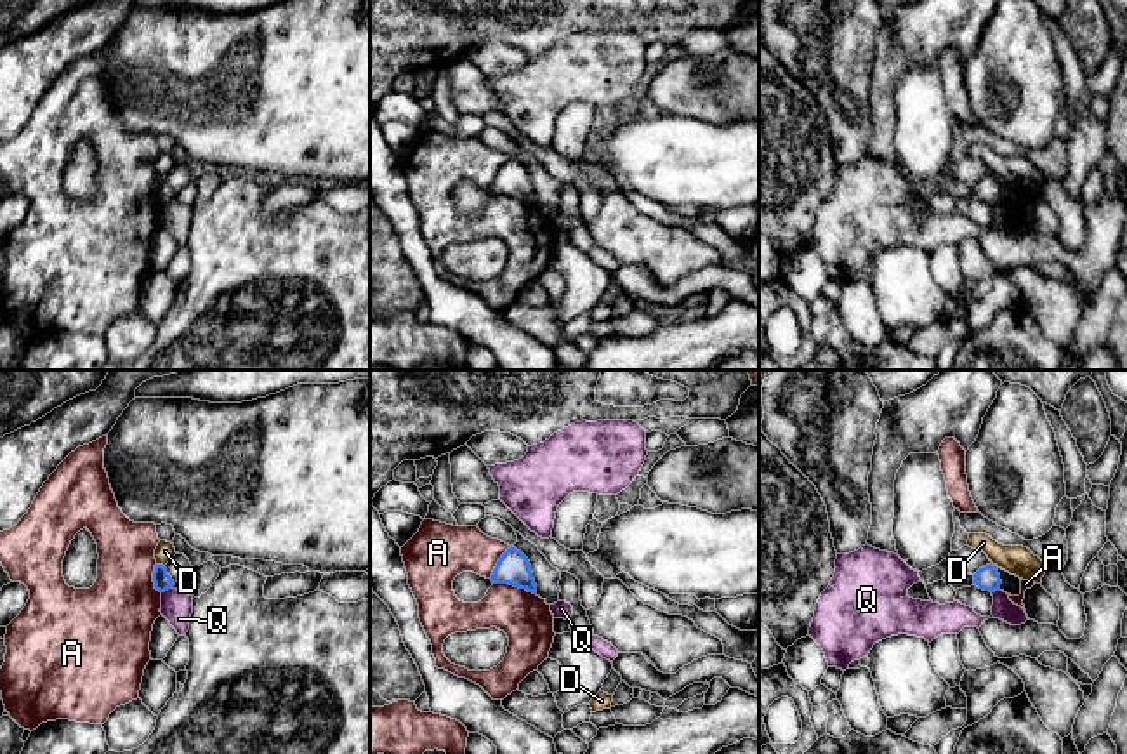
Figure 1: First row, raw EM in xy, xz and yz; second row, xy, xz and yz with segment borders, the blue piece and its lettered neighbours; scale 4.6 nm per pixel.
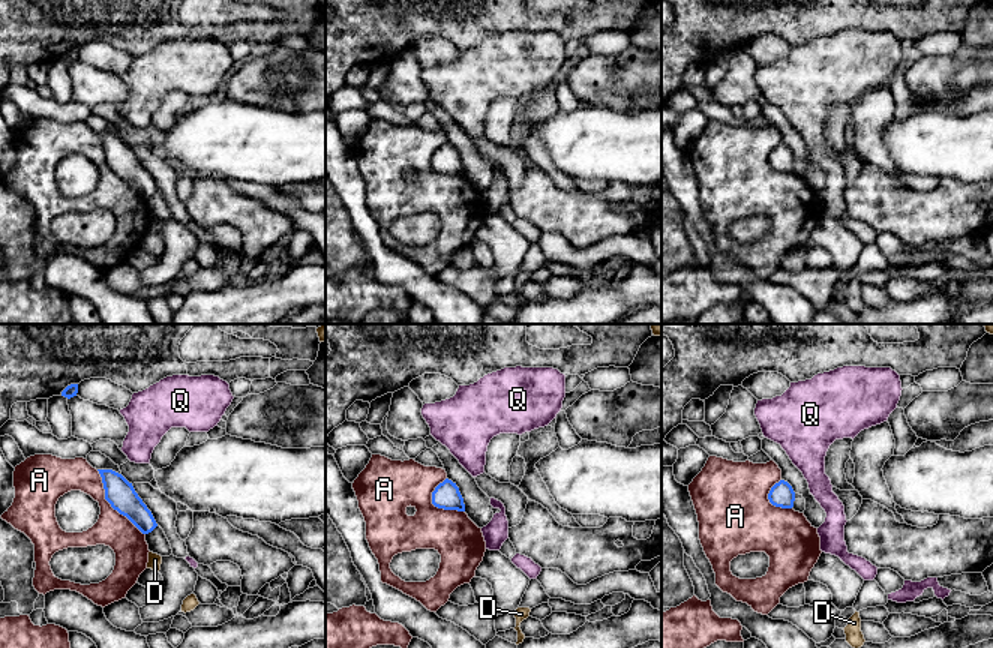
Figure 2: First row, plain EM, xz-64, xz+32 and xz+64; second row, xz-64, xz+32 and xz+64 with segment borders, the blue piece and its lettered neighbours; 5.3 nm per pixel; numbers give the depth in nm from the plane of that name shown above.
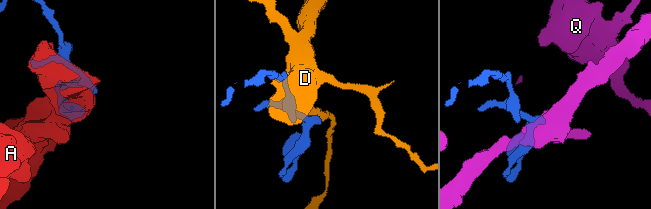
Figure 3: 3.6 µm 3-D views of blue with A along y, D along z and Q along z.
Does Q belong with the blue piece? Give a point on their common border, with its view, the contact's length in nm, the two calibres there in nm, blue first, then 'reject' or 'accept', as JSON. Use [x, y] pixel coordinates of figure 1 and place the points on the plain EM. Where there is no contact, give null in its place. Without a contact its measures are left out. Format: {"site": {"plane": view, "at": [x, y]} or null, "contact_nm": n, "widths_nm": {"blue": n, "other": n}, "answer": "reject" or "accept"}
{"site": {"plane": "xy", "at": [167, 200]}, "contact_nm": 70, "widths_nm": {"blue": 80, "other": 140}, "answer": "reject"}

